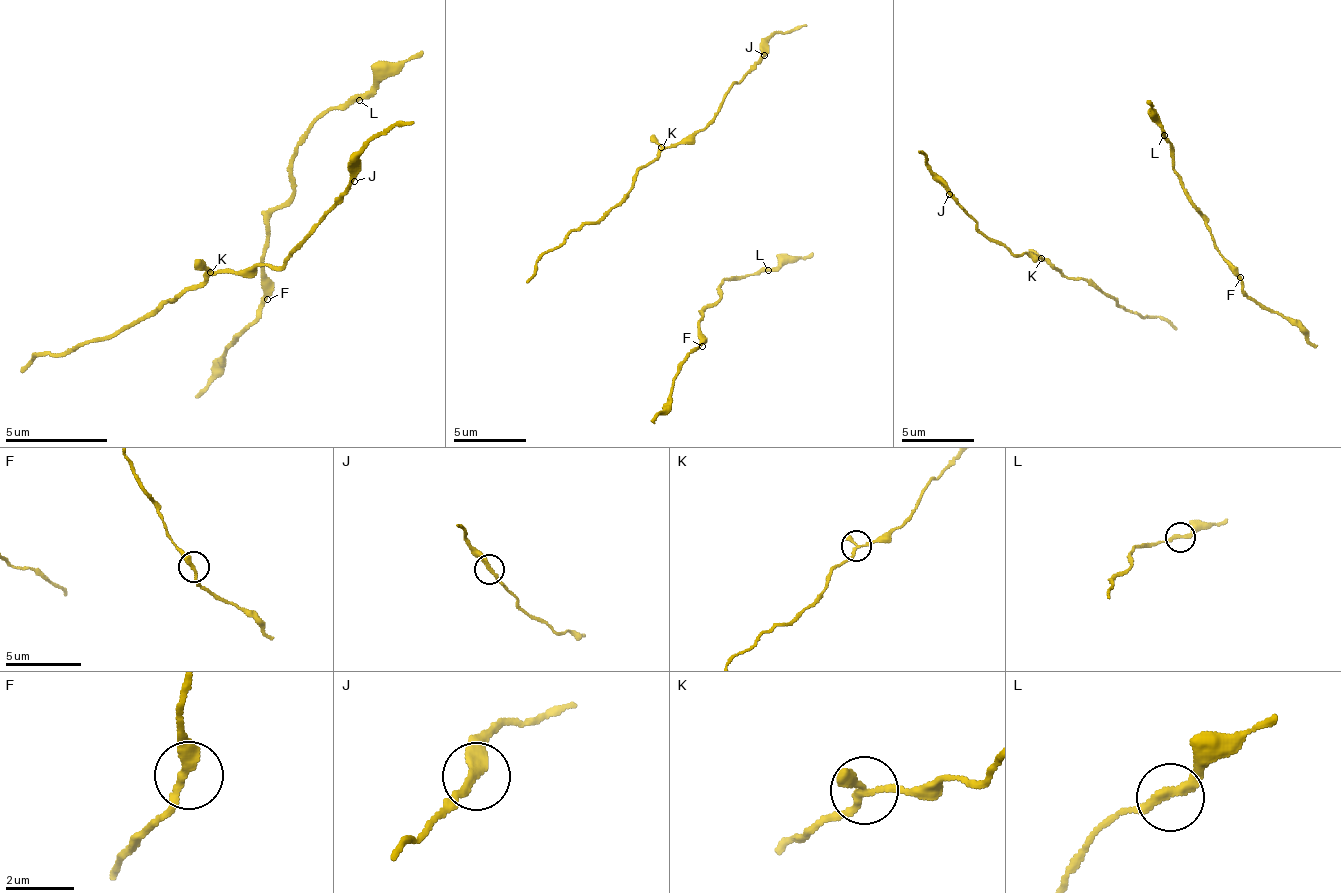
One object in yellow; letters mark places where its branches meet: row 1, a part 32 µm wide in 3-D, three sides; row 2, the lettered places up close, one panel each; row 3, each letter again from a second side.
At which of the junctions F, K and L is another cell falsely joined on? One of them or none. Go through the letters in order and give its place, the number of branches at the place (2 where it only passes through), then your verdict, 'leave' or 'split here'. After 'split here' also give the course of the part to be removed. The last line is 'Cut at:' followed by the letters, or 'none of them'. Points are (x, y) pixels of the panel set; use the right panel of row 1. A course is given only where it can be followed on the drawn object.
F: at (1240, 277); 2 branches meet; leave
K: at (1041, 258); 2 branches meet; leave
L: at (1164, 135); 2 branches meet; leave
Cut at: none of them

